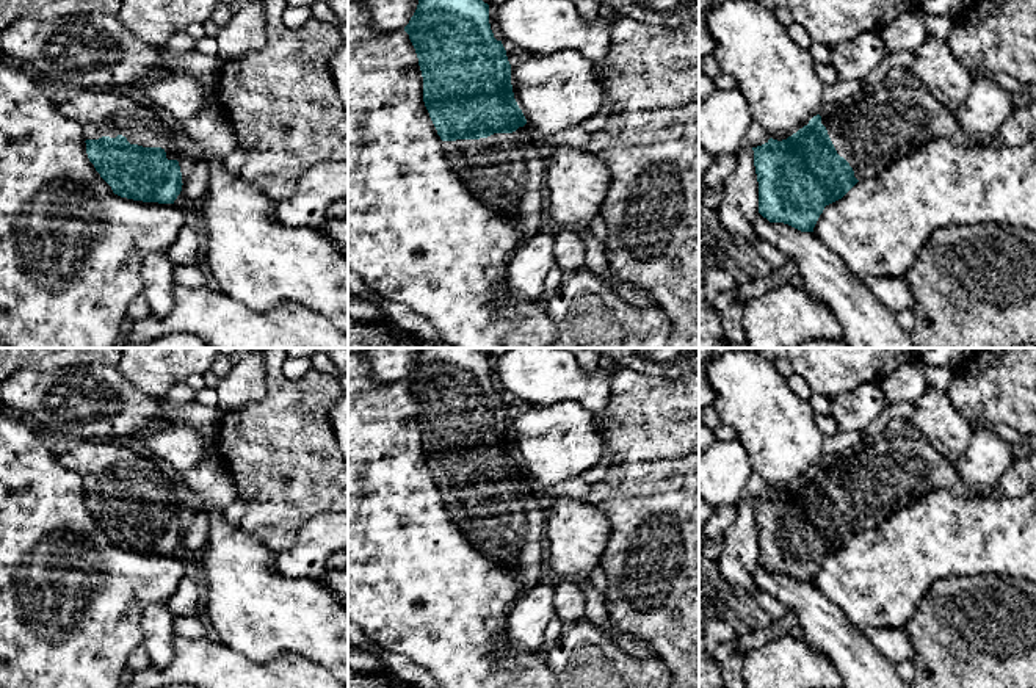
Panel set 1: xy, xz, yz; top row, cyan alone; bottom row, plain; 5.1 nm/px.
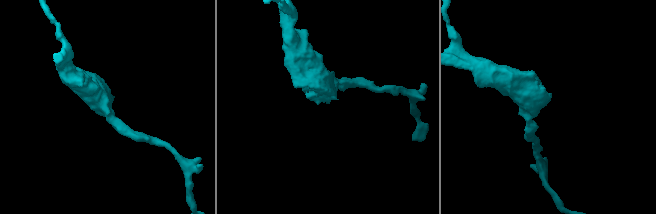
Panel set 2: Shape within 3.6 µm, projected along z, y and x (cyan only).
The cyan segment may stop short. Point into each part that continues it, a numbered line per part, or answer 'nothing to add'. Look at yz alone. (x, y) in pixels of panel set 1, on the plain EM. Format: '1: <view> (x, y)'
1: yz (870, 481)

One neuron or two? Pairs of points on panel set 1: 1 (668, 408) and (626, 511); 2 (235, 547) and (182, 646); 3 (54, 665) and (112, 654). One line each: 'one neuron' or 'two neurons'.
1: one neuron
2: two neurons
3: one neuron

